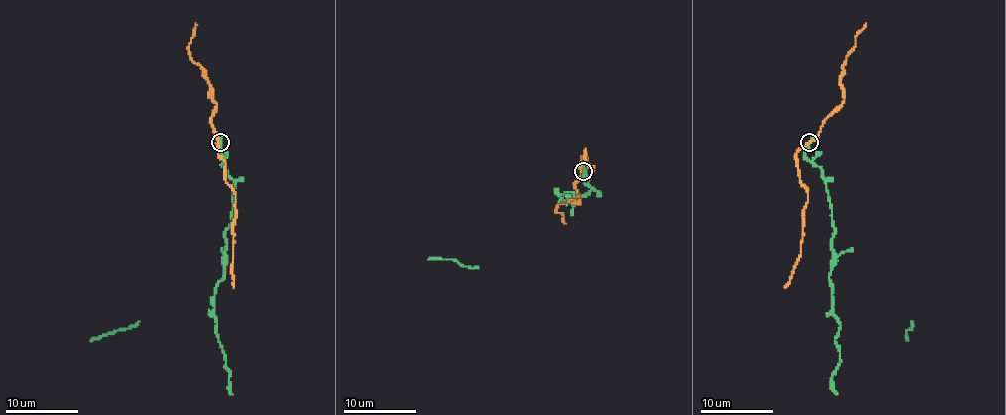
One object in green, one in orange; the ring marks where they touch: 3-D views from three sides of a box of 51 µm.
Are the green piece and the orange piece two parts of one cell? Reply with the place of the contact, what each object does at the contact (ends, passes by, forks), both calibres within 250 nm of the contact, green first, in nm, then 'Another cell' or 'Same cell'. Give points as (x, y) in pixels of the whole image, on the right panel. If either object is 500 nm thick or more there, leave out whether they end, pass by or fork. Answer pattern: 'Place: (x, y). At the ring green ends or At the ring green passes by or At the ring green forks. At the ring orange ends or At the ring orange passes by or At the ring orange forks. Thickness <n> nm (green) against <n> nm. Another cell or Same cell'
Place: (809, 142). At the ring green ends. At the ring orange passes by. Thickness 280 nm (green) against 200 nm. Another cell

